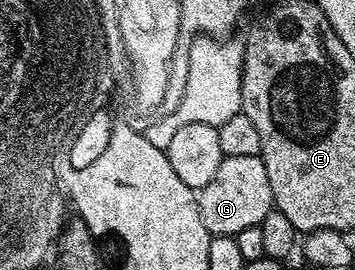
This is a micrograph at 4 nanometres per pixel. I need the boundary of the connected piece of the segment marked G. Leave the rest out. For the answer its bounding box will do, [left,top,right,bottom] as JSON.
[199,155,274,237]

